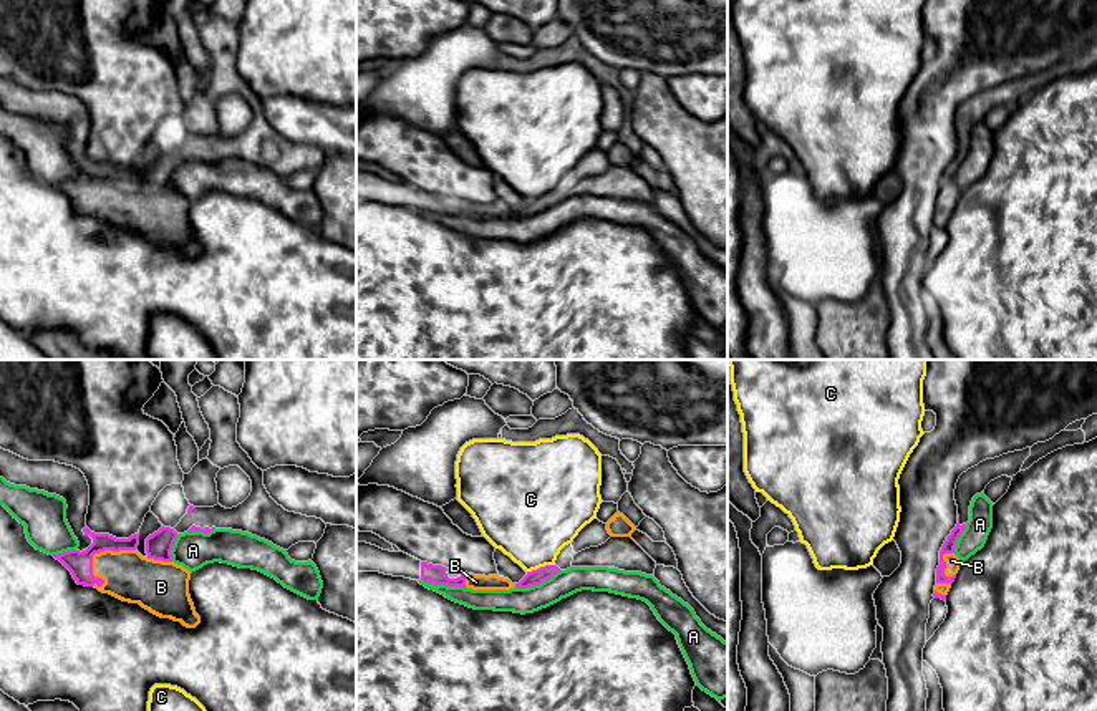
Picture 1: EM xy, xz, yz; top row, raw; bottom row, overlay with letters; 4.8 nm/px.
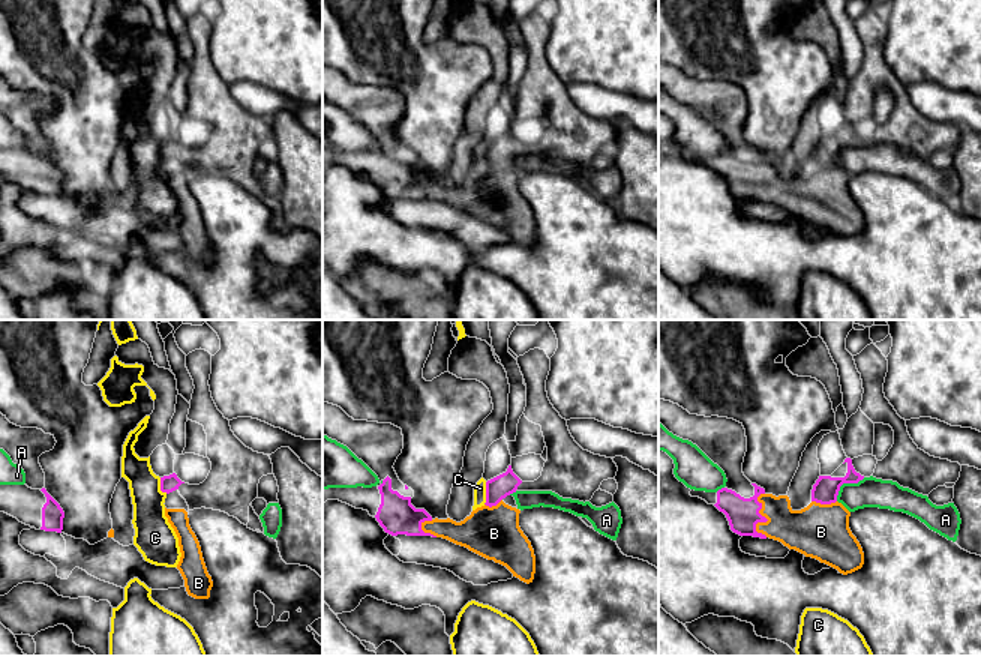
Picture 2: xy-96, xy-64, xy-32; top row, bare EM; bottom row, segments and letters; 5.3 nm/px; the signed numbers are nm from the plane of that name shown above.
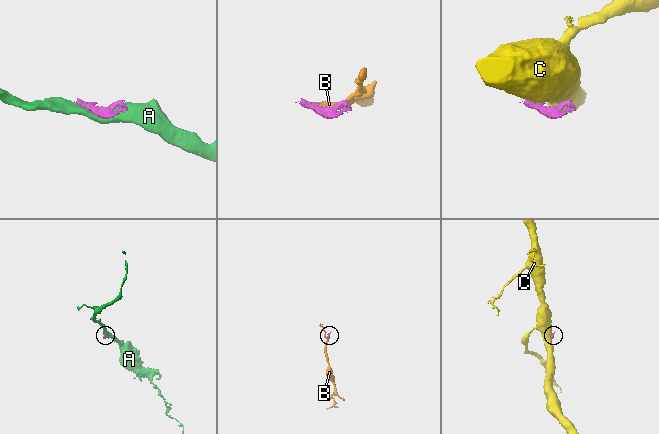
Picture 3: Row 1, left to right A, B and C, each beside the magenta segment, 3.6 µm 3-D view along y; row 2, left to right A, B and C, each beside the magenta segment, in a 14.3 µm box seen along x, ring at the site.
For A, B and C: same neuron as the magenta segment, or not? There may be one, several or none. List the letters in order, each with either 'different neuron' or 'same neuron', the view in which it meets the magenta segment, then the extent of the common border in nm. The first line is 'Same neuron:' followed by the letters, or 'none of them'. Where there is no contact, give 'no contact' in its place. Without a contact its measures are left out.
Same neuron: B
A: different neuron; meets magenta in xz; contact 220 nm long
B: same neuron; meets magenta in xy; contact 280 nm long
C: different neuron; meets magenta in xz; contact 140 nm long

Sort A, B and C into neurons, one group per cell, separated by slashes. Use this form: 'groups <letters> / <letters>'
groups A / B / C

